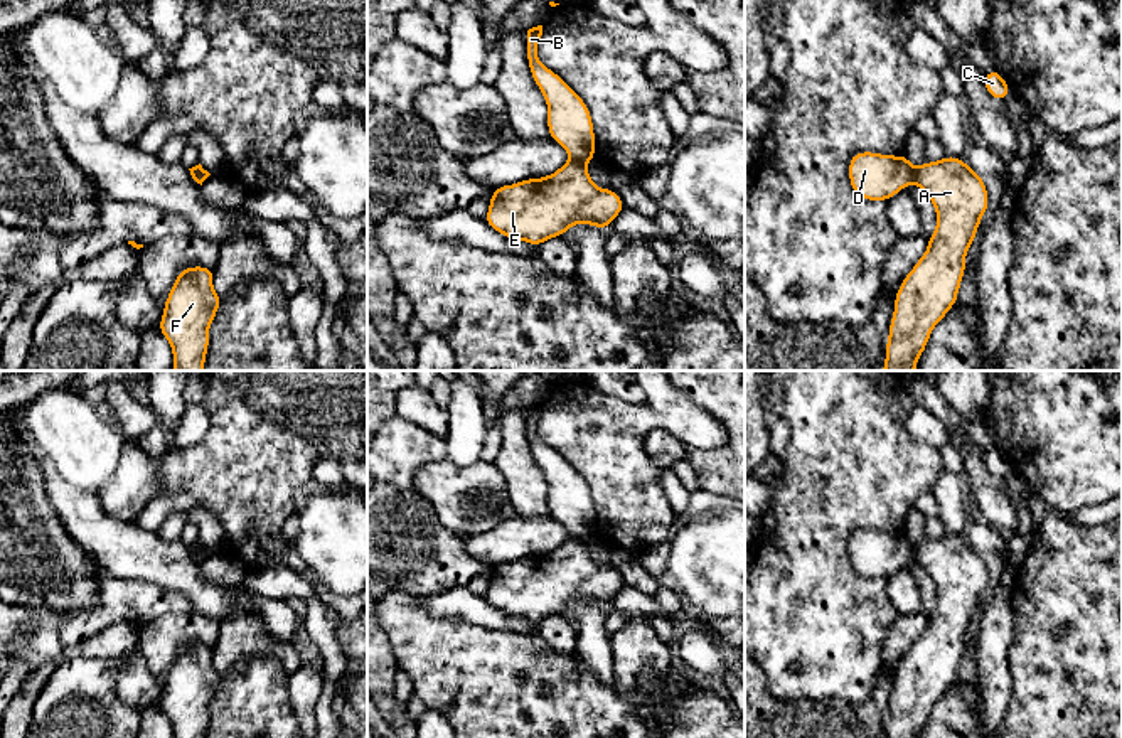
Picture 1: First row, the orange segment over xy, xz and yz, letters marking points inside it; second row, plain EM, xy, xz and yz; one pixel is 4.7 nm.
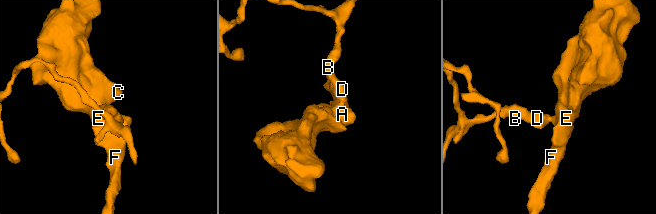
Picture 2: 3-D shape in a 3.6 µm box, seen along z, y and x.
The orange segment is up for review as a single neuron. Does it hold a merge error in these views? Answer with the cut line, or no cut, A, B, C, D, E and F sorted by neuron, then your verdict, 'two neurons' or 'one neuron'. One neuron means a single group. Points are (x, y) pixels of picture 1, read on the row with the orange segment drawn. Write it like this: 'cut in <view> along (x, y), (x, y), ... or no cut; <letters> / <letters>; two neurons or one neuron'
cut in xz along (571, 159), (583, 164); A C E F / B D; two neurons

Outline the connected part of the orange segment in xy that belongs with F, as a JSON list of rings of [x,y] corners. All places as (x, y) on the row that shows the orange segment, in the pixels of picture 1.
[[[184,268],[168,291],[158,330],[172,347],[172,371],[204,371],[209,327],[222,302],[212,278],[212,268]]]

